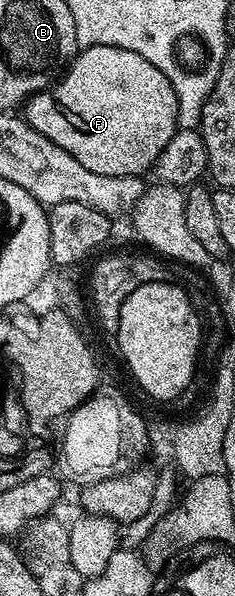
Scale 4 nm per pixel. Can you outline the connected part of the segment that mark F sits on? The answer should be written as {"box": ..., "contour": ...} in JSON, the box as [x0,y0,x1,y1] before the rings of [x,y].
{"box":[22,46,180,178],"contour":[[[86,46],[68,63],[68,69],[55,84],[28,99],[22,114],[42,136],[54,140],[58,148],[66,148],[90,172],[98,172],[98,176],[135,178],[155,167],[162,148],[176,135],[179,103],[180,97],[168,77],[154,68],[150,60],[142,60],[138,52],[117,46]]]}

